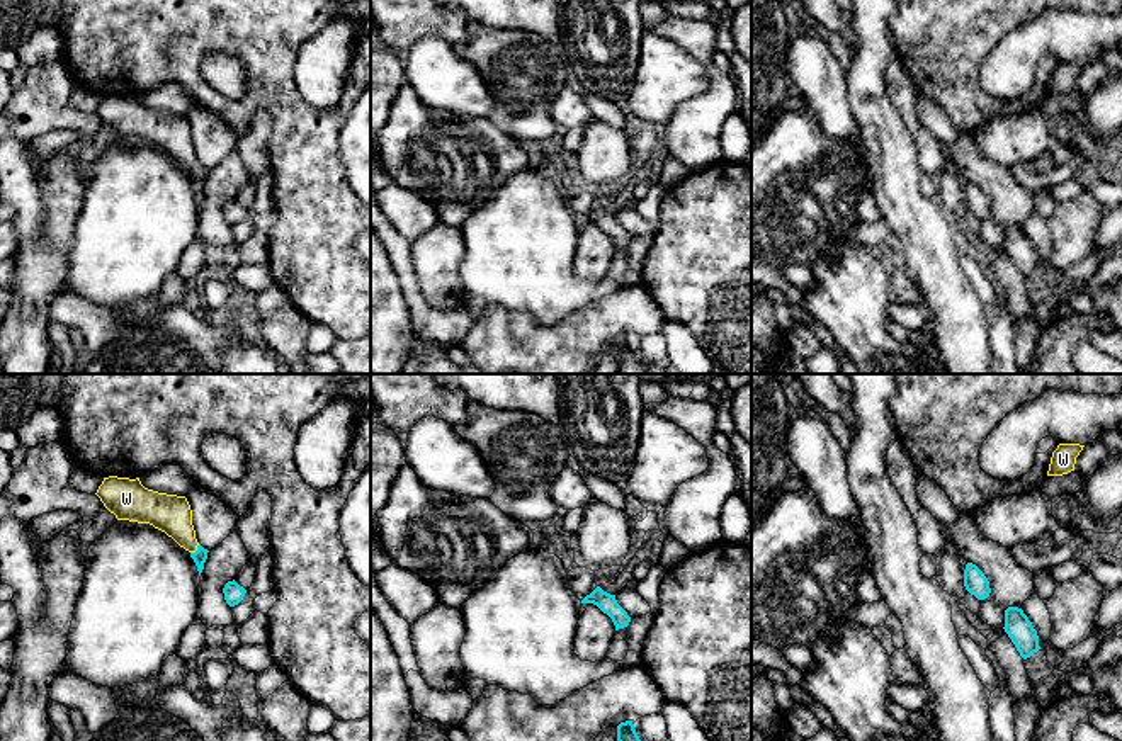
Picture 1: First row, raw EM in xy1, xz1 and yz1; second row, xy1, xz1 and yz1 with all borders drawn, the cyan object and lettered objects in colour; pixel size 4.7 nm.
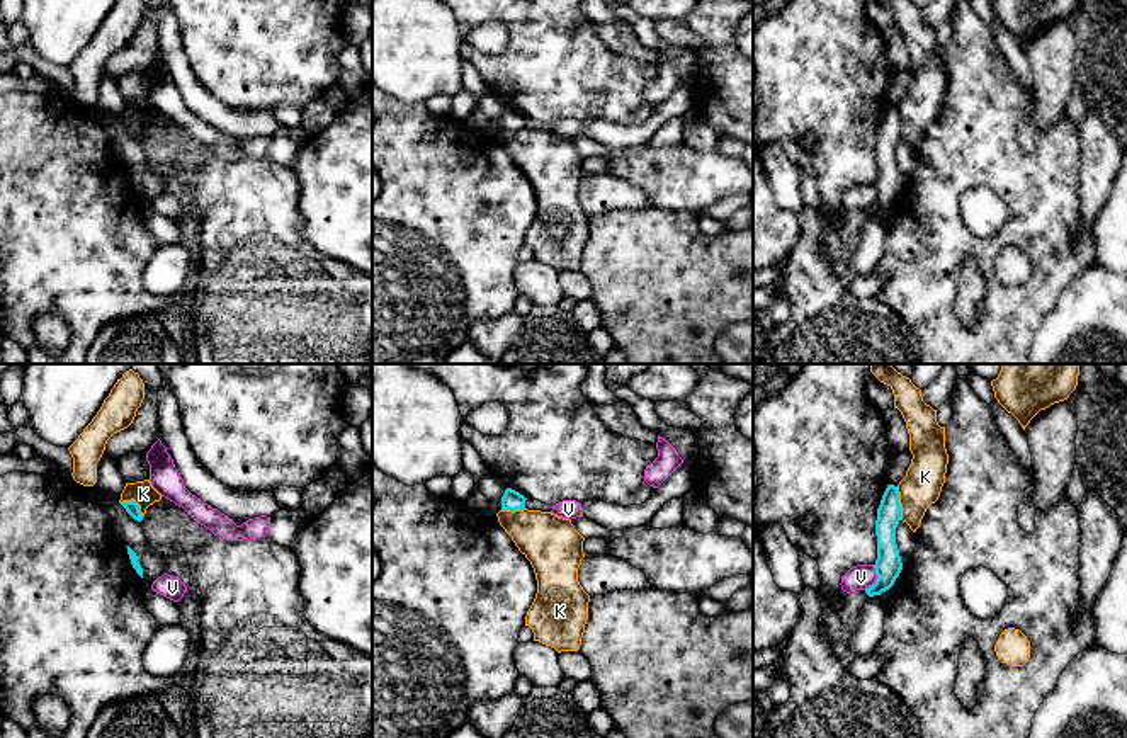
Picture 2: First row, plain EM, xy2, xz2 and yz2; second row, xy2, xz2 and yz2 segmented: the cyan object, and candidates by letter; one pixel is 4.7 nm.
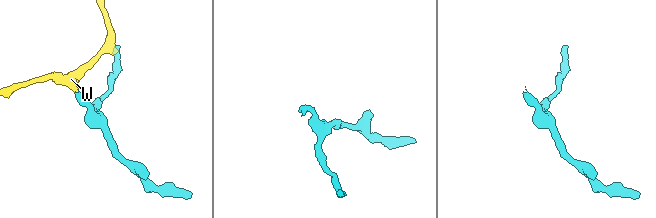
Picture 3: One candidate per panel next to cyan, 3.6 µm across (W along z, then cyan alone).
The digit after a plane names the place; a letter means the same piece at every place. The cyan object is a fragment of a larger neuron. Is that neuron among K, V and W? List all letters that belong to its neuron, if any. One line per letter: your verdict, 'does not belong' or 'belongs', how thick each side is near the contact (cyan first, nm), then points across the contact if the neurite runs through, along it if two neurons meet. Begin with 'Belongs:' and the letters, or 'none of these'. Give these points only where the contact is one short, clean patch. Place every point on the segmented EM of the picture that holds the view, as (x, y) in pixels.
Belongs: W
K: does not belong; calibres 110 and 190 nm; border yz2 (896, 487), (901, 519)
V: does not belong; calibres 130 and 120 nm; border yz2 (874, 565), (876, 580), (864, 589)
W: belongs; calibres 70 and 190 nm; way xy1 (199, 556), (198, 549), (184, 536), (170, 514)

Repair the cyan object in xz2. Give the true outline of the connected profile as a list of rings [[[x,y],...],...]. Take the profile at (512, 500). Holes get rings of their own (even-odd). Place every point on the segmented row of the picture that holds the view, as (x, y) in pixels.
[[[507,488],[503,497],[501,497],[501,510],[524,510],[525,508],[525,497],[520,495],[518,491]]]

